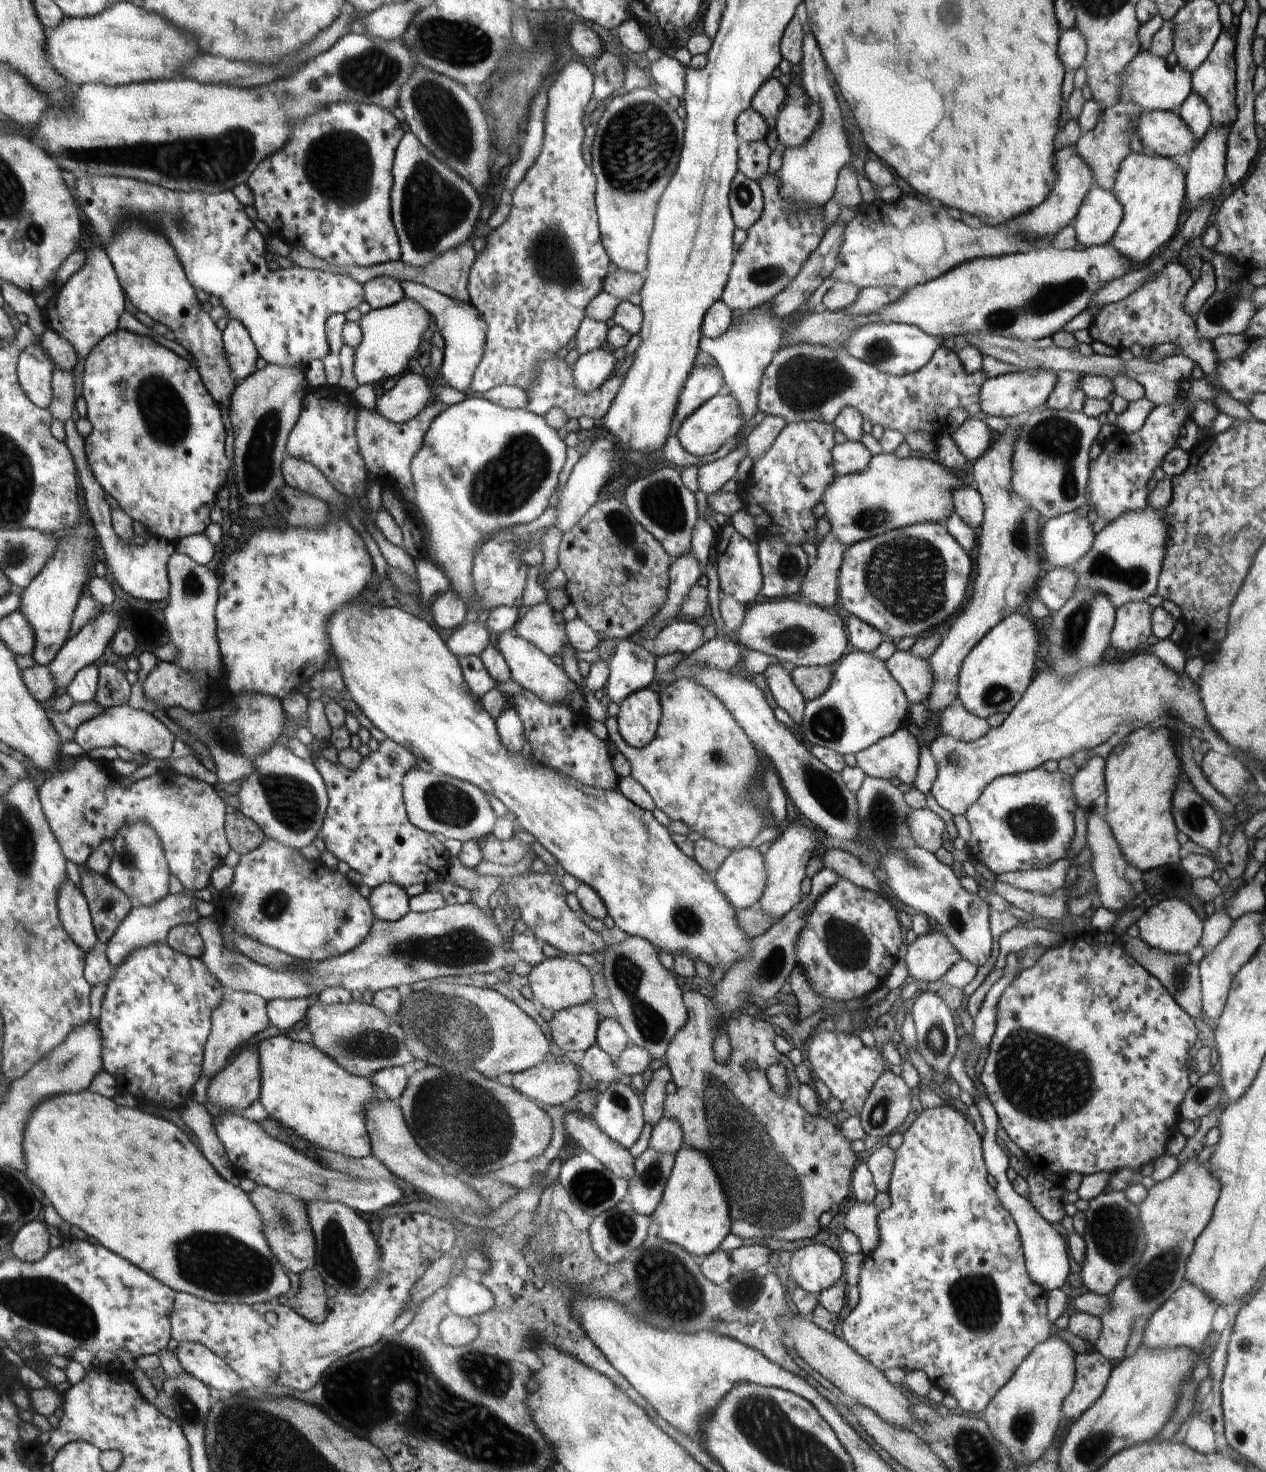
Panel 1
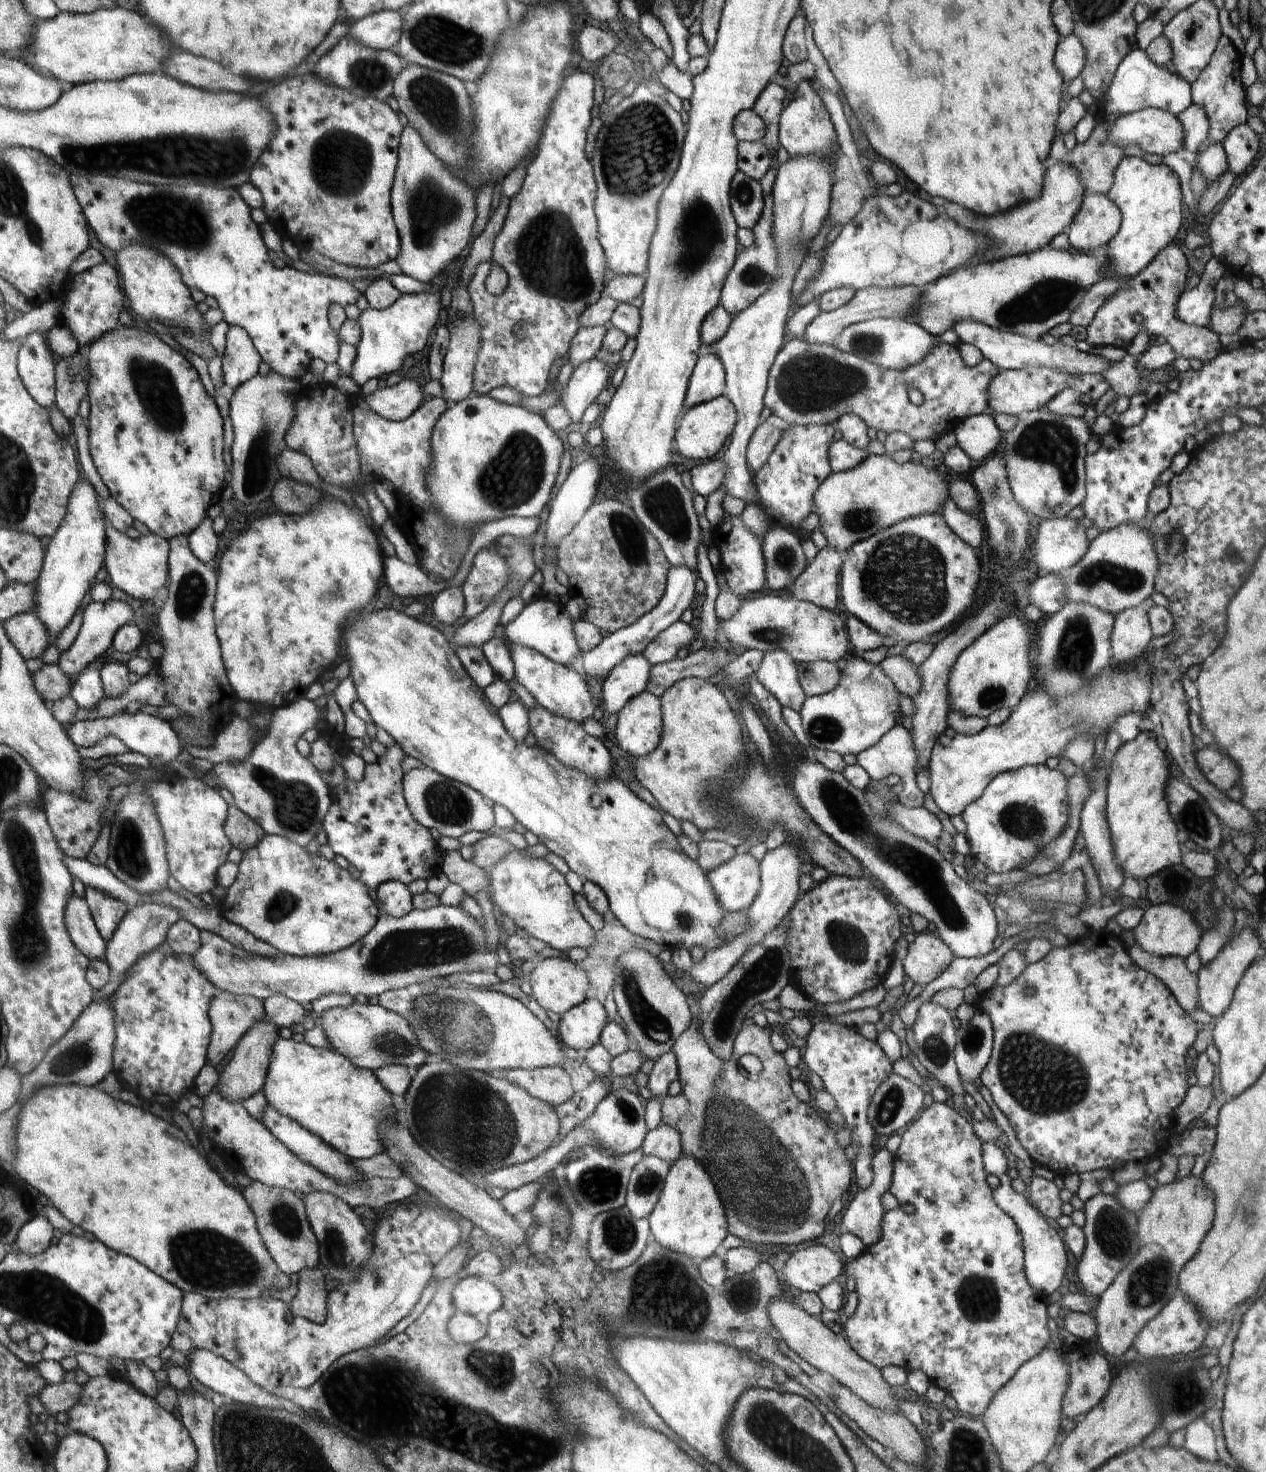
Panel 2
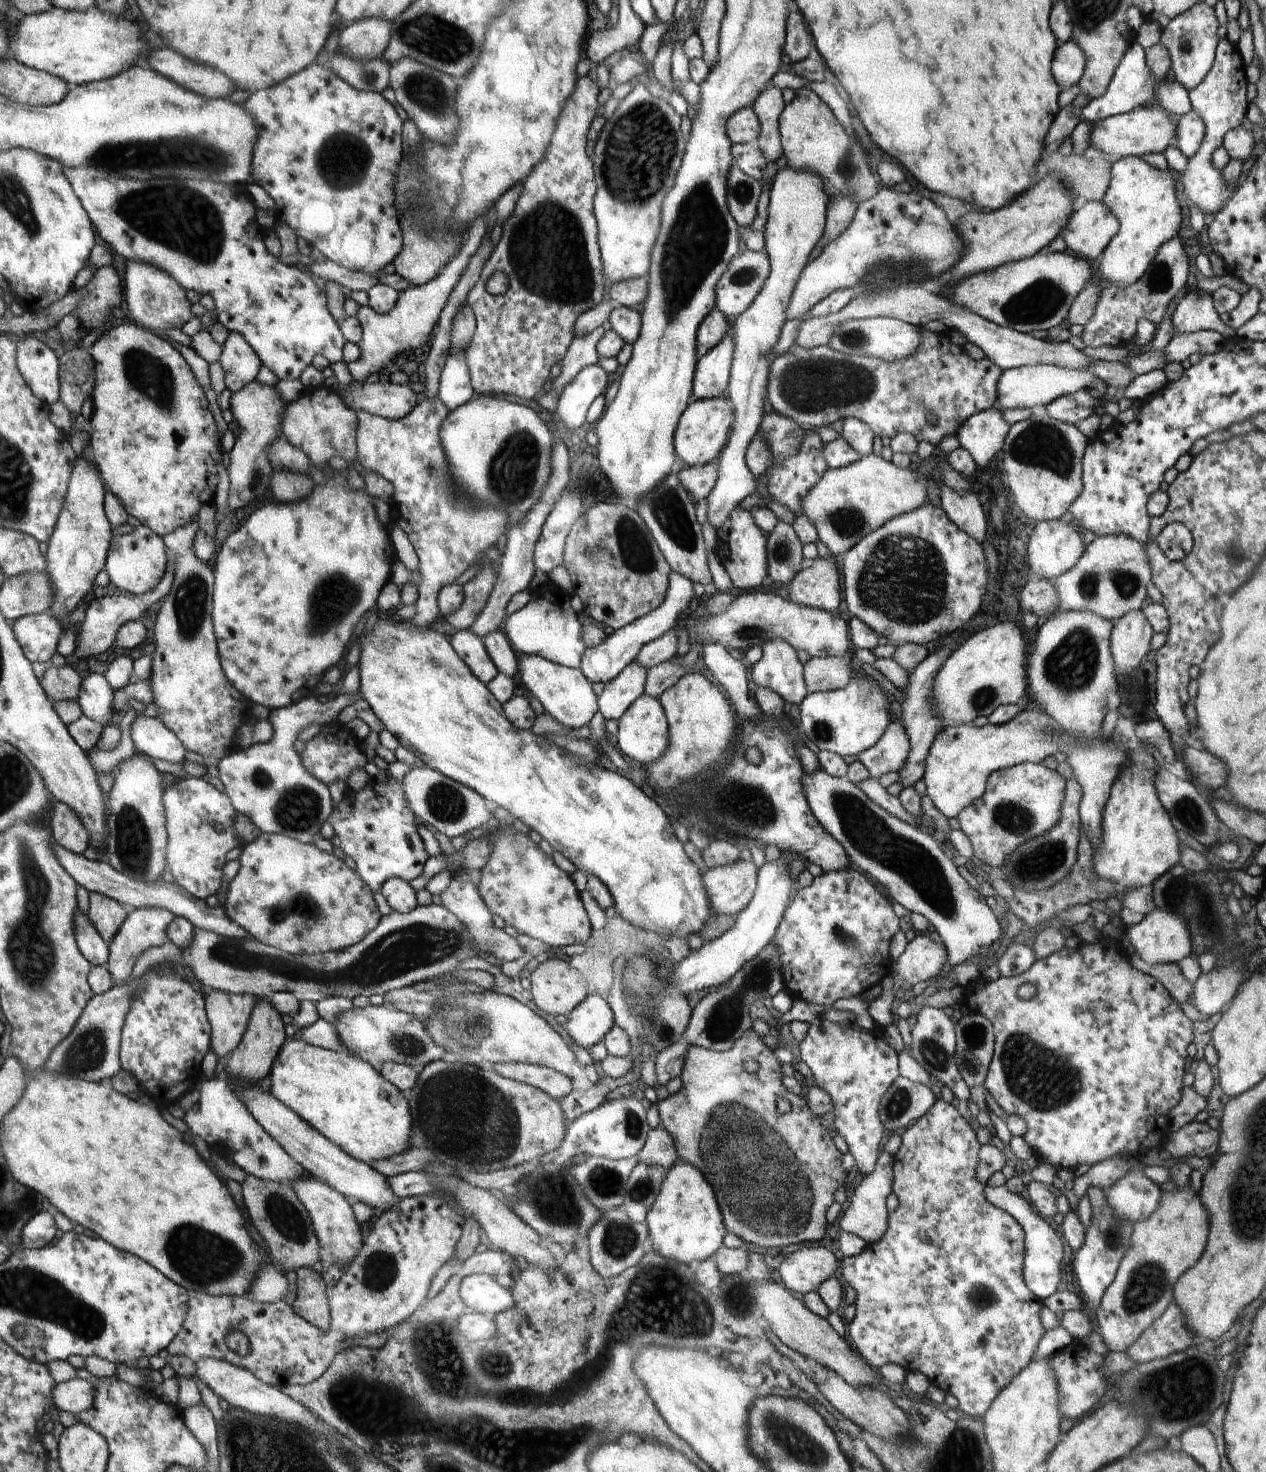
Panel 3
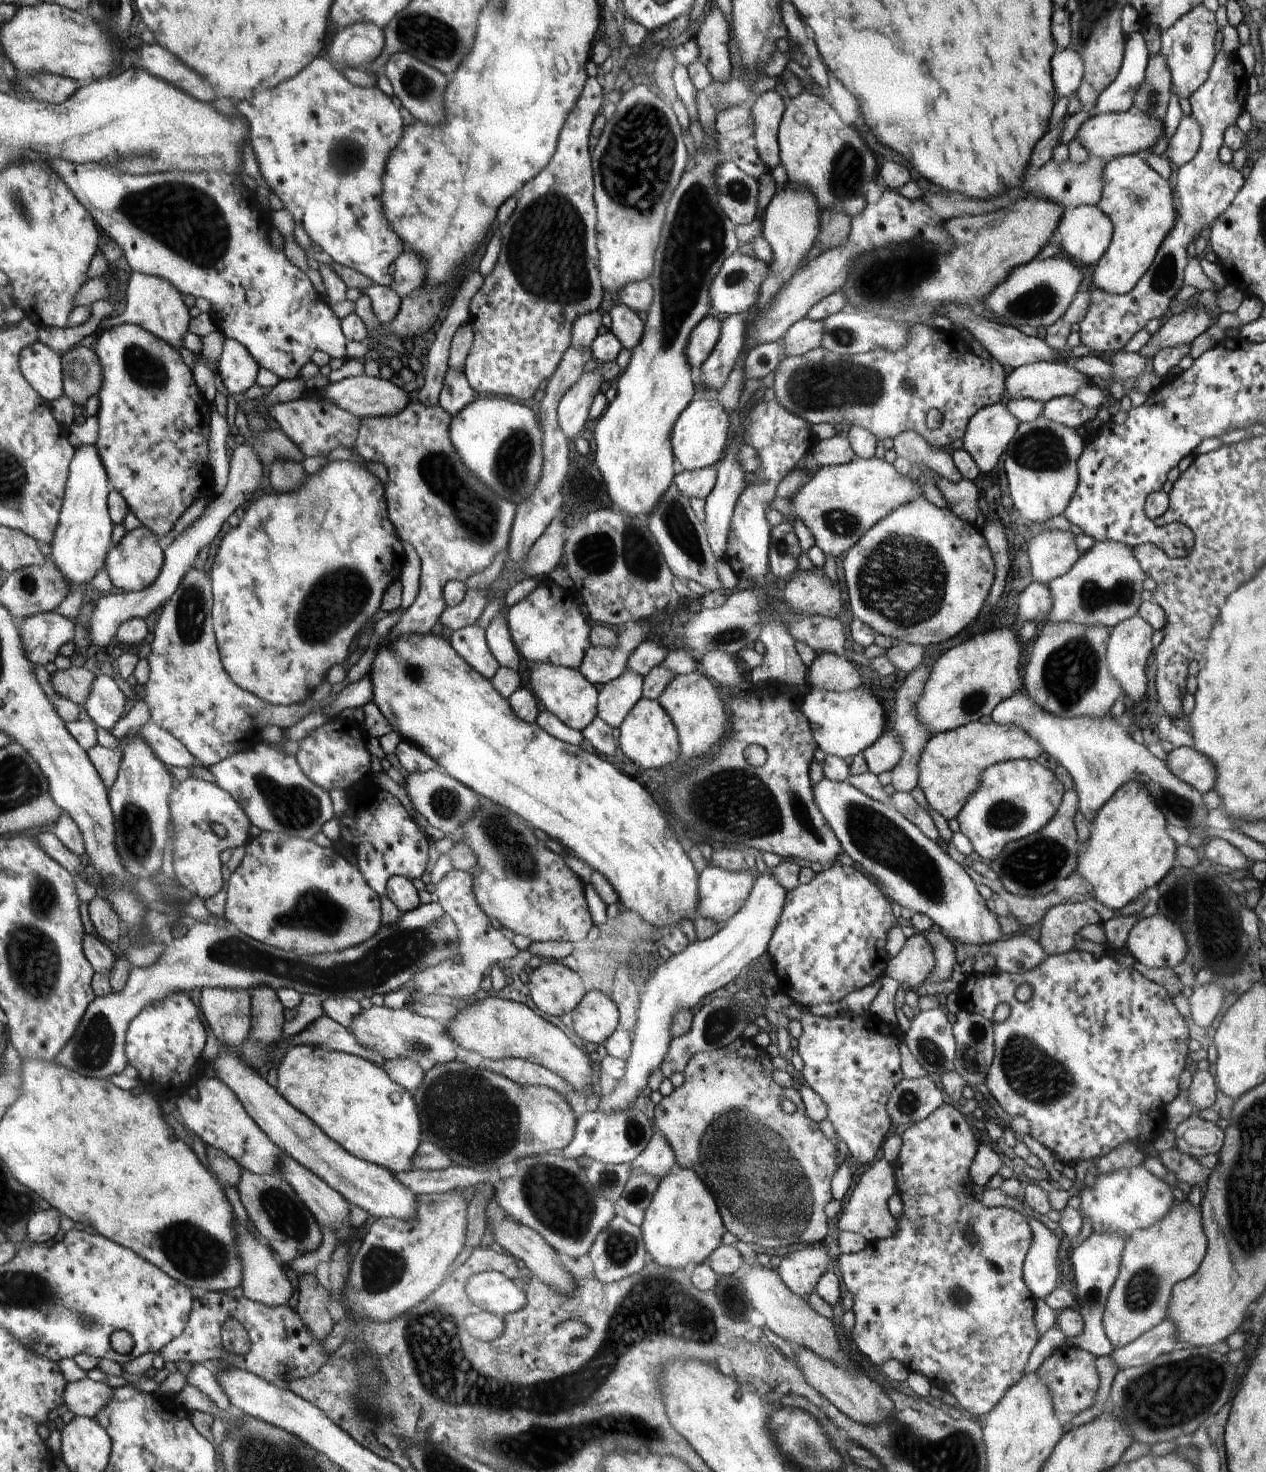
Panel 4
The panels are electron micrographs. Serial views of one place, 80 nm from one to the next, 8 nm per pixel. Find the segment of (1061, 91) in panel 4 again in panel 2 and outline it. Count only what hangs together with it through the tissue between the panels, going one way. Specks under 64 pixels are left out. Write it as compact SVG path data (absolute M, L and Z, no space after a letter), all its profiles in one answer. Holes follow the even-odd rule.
M1073 32L1058 44L1054 60L1056 60L1056 68L1060 70L1066 84L1069 84L1076 76L1081 74L1085 65L1085 54L1086 49Z

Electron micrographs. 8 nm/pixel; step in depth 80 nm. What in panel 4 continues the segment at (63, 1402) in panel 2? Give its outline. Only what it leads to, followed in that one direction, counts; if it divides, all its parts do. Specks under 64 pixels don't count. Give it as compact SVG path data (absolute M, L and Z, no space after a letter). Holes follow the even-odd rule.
M88 1377L71 1382L65 1388L65 1405L79 1417L93 1417L109 1401L112 1388L104 1381L93 1381Z

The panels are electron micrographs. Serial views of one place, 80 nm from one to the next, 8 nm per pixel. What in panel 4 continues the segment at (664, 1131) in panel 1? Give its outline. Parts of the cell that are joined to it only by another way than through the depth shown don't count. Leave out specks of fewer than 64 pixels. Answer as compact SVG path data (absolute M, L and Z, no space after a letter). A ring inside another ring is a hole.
M656 1131L649 1140L648 1146L631 1164L631 1176L648 1173L657 1177L664 1177L677 1166L677 1159L669 1141Z

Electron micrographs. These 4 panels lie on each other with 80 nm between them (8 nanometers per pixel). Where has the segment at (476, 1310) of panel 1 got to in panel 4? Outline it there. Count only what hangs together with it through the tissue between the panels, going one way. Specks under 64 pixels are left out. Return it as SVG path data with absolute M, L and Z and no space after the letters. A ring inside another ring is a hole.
M496 1271L474 1273L468 1286L470 1288L466 1288L466 1292L473 1306L482 1307L498 1318L503 1319L528 1303L524 1290Z

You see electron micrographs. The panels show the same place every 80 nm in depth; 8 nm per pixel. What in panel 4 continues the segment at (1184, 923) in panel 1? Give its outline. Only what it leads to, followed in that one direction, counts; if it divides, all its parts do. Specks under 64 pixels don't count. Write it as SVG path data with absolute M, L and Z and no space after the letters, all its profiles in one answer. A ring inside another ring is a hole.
M1160 914L1138 920L1129 932L1126 947L1136 961L1150 968L1175 967L1188 952L1180 926Z

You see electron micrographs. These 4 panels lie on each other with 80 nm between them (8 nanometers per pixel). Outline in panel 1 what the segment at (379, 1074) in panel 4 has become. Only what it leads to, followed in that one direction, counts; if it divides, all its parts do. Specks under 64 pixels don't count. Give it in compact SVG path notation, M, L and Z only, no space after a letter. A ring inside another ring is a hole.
M271 1033L257 1044L261 1066L260 1102L268 1117L301 1139L347 1157L371 1154L365 1125L365 1104L376 1098L377 1090L369 1078L346 1072L310 1043L292 1041Z

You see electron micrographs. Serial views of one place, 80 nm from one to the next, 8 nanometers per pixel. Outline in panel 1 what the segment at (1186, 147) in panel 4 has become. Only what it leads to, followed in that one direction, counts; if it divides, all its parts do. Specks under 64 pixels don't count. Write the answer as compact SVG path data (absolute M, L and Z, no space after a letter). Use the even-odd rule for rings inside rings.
M1190 93L1176 112L1190 127L1195 136L1195 142L1198 142L1206 134L1206 131L1212 127L1210 107L1199 94Z

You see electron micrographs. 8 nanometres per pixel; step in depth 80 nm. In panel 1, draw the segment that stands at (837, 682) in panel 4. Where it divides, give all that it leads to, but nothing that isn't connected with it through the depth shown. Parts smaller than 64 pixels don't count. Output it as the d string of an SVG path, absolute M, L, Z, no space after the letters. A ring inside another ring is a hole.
M815 666L795 667L791 679L808 702L820 698L829 690L833 680L832 670Z

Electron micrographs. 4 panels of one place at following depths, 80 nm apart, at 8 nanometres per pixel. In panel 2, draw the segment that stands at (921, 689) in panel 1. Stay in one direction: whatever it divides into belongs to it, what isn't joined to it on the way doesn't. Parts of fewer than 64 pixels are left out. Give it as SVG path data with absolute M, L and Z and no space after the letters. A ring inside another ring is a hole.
M888 655L879 665L884 679L890 678L899 693L914 699L922 688L918 667L904 655Z

